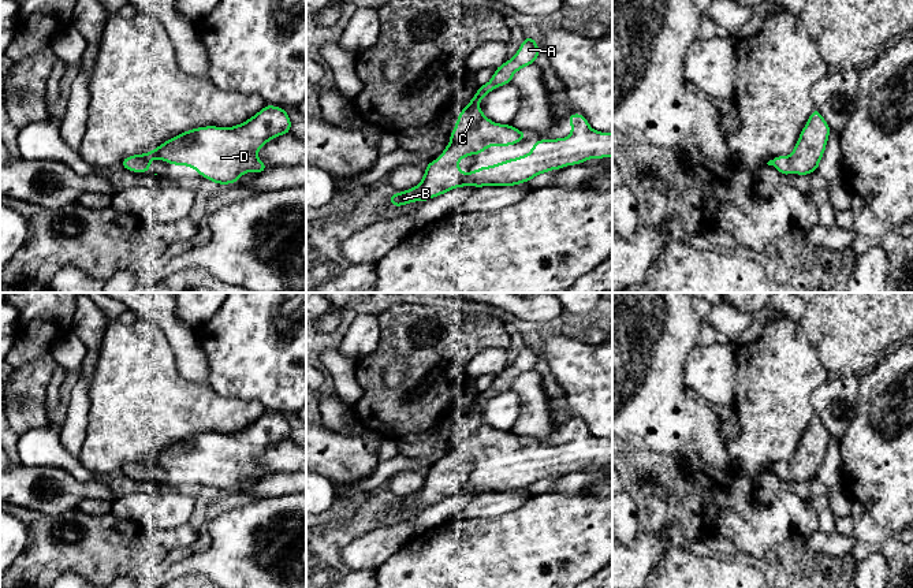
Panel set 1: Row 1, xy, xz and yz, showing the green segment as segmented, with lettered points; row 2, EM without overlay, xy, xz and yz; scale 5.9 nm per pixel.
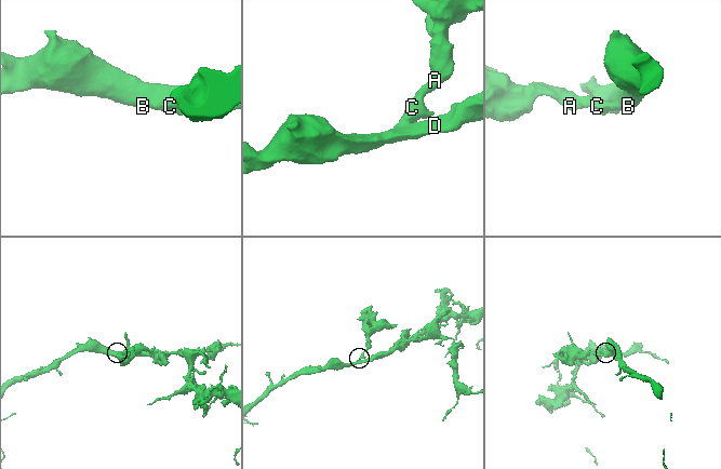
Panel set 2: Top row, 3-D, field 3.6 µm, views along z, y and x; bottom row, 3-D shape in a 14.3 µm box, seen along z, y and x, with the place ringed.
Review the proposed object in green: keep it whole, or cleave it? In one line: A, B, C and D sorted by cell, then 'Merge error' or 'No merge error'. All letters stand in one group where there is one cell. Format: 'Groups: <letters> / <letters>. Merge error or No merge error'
Groups: A B C D. No merge error

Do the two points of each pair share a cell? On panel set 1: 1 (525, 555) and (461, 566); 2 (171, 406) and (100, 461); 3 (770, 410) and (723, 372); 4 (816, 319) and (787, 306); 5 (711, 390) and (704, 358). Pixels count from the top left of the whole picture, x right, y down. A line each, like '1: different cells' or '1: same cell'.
1: same cell
2: same cell
3: different cells
4: different cells
5: same cell

